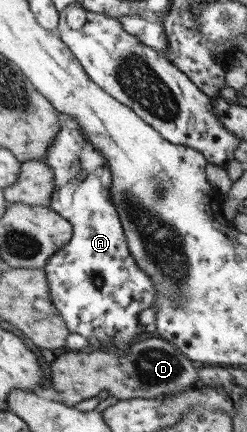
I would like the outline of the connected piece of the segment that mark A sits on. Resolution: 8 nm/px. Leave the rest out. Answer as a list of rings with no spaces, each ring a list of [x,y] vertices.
[[[58,113],[58,124],[60,128],[41,161],[49,167],[53,175],[53,193],[49,200],[49,208],[59,217],[69,221],[72,232],[70,240],[51,255],[43,267],[47,295],[65,322],[69,333],[79,333],[89,340],[88,346],[83,350],[105,350],[124,356],[126,349],[132,346],[133,342],[145,336],[144,326],[139,324],[137,314],[142,309],[152,307],[156,289],[151,286],[147,274],[137,267],[136,261],[133,261],[127,249],[117,210],[111,202],[111,174],[103,156],[93,148],[93,144],[83,138],[83,133],[72,117]]]

